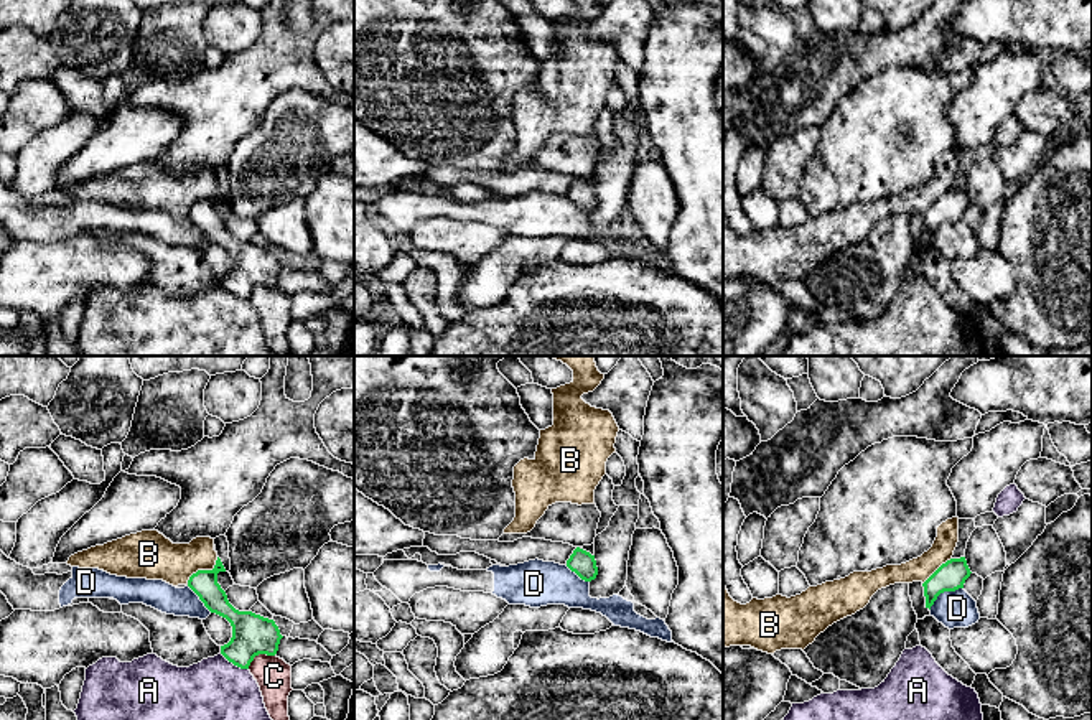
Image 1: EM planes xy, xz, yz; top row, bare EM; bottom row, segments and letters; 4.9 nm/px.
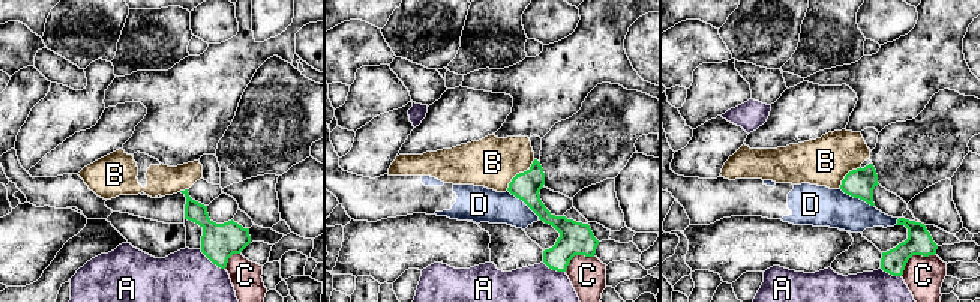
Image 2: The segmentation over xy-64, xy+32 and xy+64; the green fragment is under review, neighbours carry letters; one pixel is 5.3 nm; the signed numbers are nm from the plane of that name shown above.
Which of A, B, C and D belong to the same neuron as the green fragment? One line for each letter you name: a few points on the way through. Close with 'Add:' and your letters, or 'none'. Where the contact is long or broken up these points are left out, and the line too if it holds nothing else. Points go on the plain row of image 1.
Add: none

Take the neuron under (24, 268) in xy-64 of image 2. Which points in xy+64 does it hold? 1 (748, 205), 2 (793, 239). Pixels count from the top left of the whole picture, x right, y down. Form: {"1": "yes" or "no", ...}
{"1": "no", "2": "yes"}

